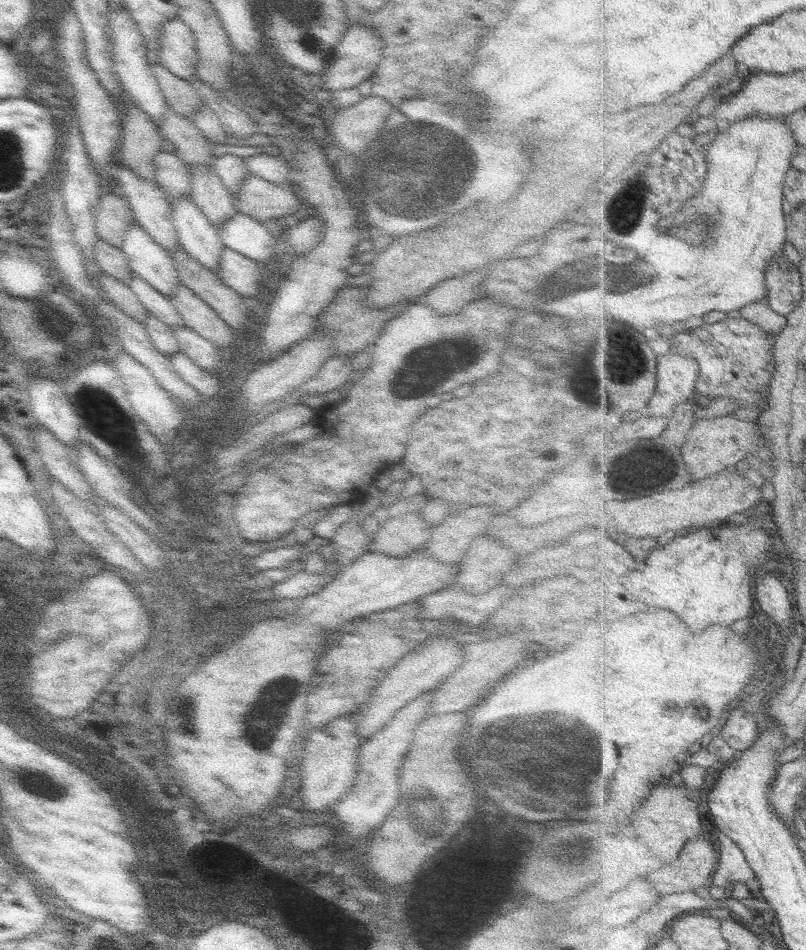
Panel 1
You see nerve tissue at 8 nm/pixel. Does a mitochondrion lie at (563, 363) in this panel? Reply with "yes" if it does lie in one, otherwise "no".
no

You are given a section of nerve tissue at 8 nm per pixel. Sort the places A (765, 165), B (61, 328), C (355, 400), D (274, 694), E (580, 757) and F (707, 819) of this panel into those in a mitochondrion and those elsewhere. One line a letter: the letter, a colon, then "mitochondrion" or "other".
A: other
B: mitochondrion
C: other
D: mitochondrion
E: mitochondrion
F: other

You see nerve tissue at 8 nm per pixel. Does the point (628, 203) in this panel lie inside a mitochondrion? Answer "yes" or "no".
yes

